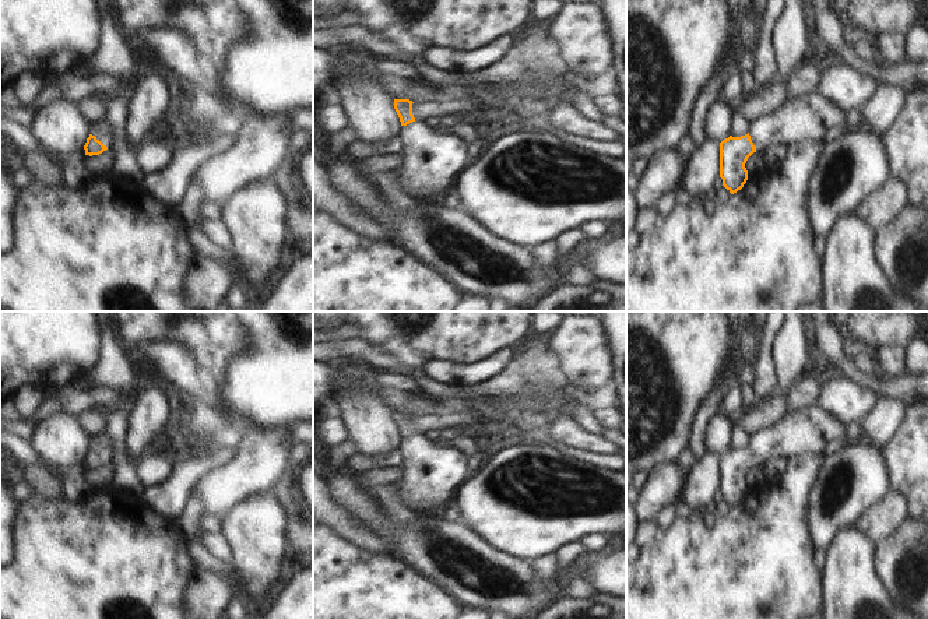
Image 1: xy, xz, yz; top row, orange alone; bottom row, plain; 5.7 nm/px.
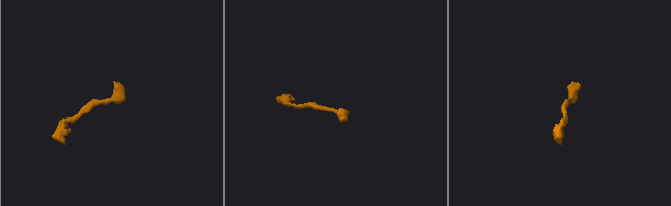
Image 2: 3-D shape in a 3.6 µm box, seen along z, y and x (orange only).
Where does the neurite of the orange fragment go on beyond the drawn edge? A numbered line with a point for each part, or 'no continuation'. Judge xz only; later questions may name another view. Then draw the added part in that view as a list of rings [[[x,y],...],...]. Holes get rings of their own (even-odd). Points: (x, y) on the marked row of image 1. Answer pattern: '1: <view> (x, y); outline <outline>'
1: xz (431, 159); outline [[[446,115],[439,117],[439,130],[422,120],[400,130],[400,165],[391,170],[393,184],[416,205],[442,204],[450,184],[470,163],[465,141],[446,131],[457,123],[457,115]]]

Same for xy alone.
1: xy (101, 130); outline [[[95,122],[89,126],[89,134],[95,136],[103,145],[109,147],[112,134],[105,122]]]

